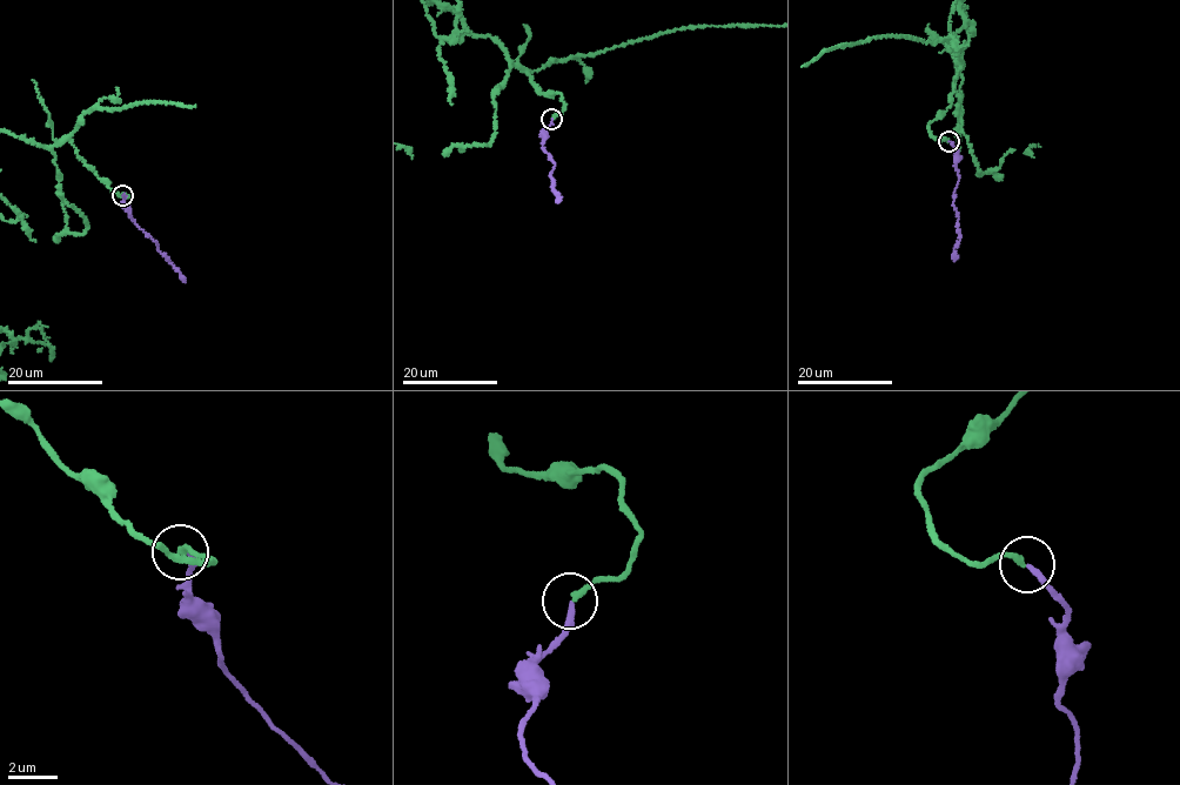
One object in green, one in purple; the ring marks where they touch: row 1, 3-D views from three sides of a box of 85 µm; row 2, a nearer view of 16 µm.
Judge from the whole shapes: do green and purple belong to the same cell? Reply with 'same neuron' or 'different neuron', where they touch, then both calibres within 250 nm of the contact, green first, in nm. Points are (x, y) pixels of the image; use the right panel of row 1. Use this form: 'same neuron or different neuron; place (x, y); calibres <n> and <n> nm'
same neuron; place (949, 141); calibres 240 and 220 nm

